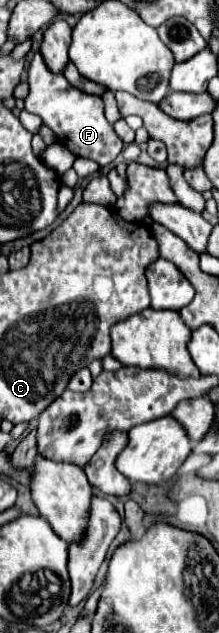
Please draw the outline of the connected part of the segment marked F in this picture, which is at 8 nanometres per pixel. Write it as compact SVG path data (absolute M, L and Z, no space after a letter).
M40 51L32 55L32 61L28 65L28 83L30 93L24 99L24 109L38 115L44 125L54 131L60 143L70 147L78 157L88 157L98 165L108 165L120 155L124 143L104 117L102 99L98 95L88 95L78 87L72 87L62 73L52 73L44 63Z

